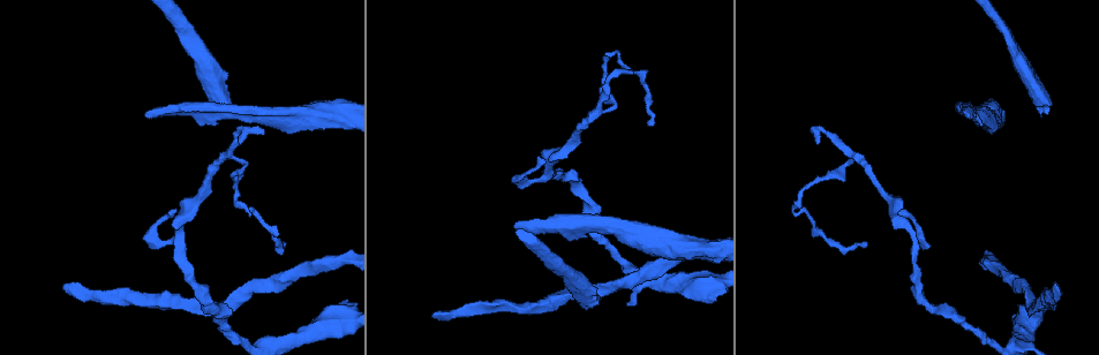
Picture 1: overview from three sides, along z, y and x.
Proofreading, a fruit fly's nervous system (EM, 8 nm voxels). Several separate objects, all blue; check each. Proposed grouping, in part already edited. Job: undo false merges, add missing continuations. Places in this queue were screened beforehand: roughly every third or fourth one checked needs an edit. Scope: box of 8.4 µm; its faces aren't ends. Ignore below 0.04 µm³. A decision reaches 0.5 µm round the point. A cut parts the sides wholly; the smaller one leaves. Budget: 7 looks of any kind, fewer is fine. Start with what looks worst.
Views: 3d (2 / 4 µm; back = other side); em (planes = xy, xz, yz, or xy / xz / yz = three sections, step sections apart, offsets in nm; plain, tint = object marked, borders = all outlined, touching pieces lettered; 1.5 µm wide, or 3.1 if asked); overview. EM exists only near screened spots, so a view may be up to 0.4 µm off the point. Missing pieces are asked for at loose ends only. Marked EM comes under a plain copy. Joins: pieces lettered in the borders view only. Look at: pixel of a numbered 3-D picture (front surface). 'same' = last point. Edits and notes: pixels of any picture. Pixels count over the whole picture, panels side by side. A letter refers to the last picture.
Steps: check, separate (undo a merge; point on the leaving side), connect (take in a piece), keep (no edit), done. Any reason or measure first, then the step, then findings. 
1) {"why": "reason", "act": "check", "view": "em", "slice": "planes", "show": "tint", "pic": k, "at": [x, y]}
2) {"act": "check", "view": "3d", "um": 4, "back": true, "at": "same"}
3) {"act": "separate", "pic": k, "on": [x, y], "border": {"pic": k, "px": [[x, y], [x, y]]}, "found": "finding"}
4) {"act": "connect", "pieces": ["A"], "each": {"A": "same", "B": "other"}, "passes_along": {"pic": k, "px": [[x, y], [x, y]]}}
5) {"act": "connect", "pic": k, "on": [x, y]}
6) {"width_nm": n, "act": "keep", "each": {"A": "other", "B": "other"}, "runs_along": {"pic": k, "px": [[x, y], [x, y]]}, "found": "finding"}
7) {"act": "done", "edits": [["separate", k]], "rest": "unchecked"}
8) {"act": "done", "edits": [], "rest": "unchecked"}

{"why": "free end", "act": "check", "view": "em", "slice": "xz", "step": 8, "show": "tint", "pic": 1, "at": [64, 286]}

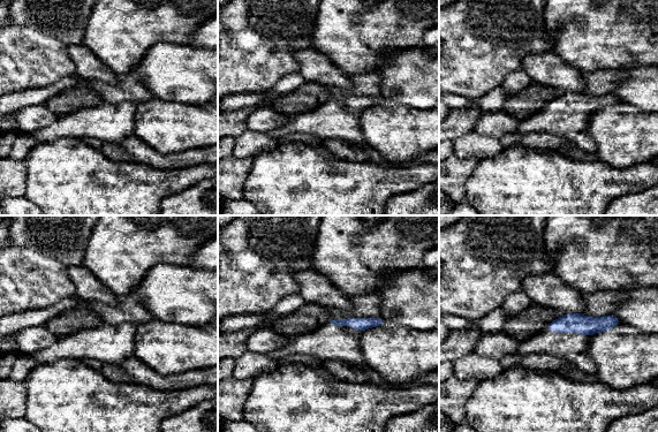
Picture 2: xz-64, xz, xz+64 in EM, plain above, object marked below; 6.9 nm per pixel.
{"why": "cut it another way", "act": "check", "view": "em", "slice": "planes", "show": "borders", "at": "same"}

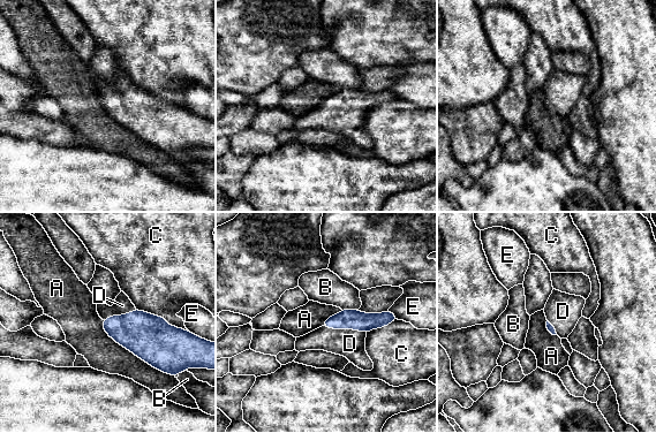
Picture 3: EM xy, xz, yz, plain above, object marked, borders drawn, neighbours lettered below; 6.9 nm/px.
{"act": "connect", "pieces": ["D"], "each": {"A": "other", "B": "other", "C": "other", "D": "same", "E": "other"}, "passes_along": {"pic": 3, "px": [[346, 319], [344, 328], [349, 343]]}, "found": "it goes on there"}

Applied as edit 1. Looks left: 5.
{"why": "thick end", "act": "check", "view": "3d", "um": 2, "pic": 1, "at": [1046, 114]}

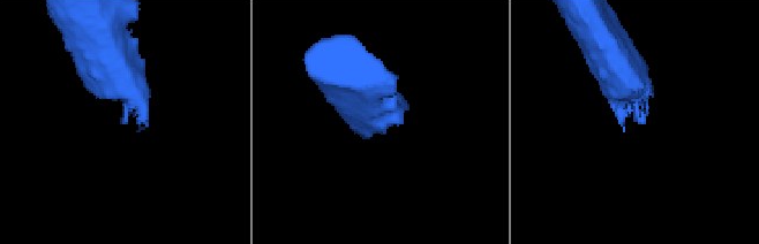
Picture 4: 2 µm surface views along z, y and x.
{"act": "check", "view": "em", "slice": "xz", "step": 4, "show": "borders", "pic": 4, "at": [642, 123]}

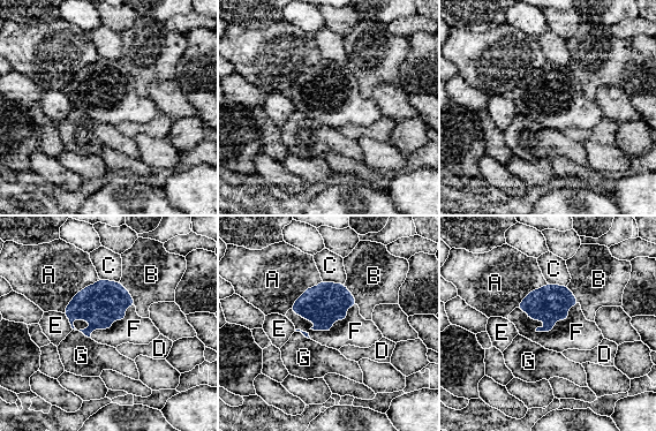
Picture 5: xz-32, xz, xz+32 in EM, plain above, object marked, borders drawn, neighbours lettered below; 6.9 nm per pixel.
{"act": "check", "view": "em", "slice": "planes", "show": "borders", "at": "same"}

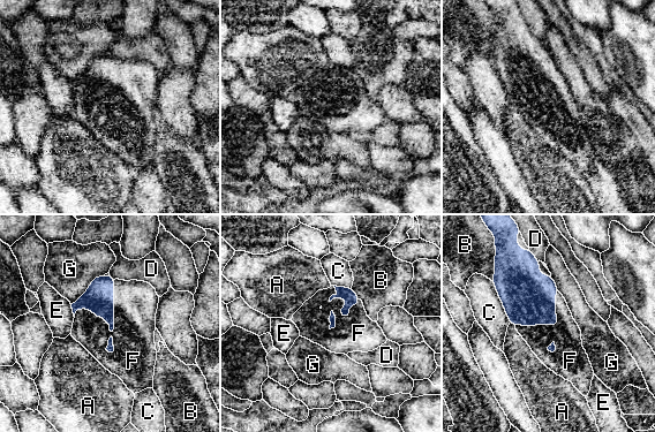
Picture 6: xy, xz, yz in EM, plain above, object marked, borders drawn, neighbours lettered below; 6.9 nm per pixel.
{"longest_contact_nm": ["F", 400], "act": "connect", "pieces": ["F"], "each": {"A": "other", "B": "other", "C": "other", "D": "other", "E": "other", "F": "same", "G": "other"}, "found": "it goes on there"}

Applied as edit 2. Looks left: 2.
{"act": "done", "edits": [["connect", 3], ["connect", 6]], "rest": "unchecked"}

